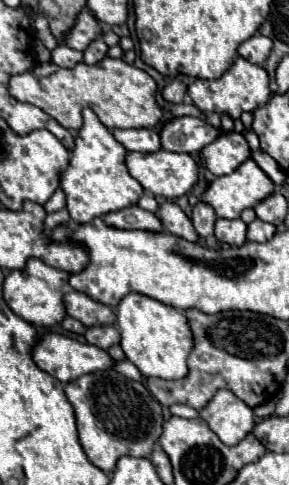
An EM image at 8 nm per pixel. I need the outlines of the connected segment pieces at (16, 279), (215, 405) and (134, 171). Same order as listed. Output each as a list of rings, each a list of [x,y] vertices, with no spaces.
[[[28,258],[26,266],[22,270],[10,270],[4,278],[4,300],[10,306],[10,310],[20,316],[22,320],[34,324],[34,326],[54,326],[62,322],[64,318],[64,302],[62,302],[62,284],[64,278],[68,278],[66,272],[60,272],[56,268],[50,268],[40,258]]]
[[[218,390],[216,396],[200,410],[200,418],[228,446],[238,444],[254,428],[252,408],[230,390]]]
[[[158,150],[158,152],[150,152],[150,154],[128,152],[126,168],[128,168],[130,176],[142,184],[144,190],[152,192],[154,196],[164,196],[168,200],[174,200],[174,198],[190,192],[198,178],[198,166],[190,154],[178,154],[178,152],[168,152],[168,150]]]

